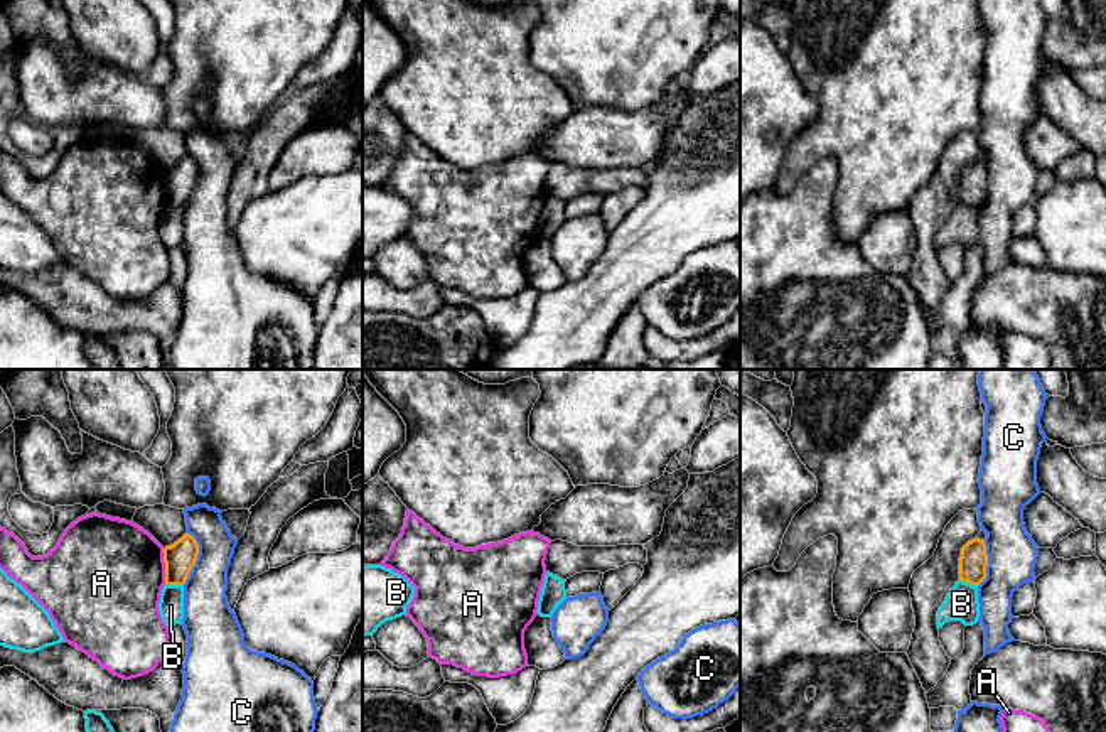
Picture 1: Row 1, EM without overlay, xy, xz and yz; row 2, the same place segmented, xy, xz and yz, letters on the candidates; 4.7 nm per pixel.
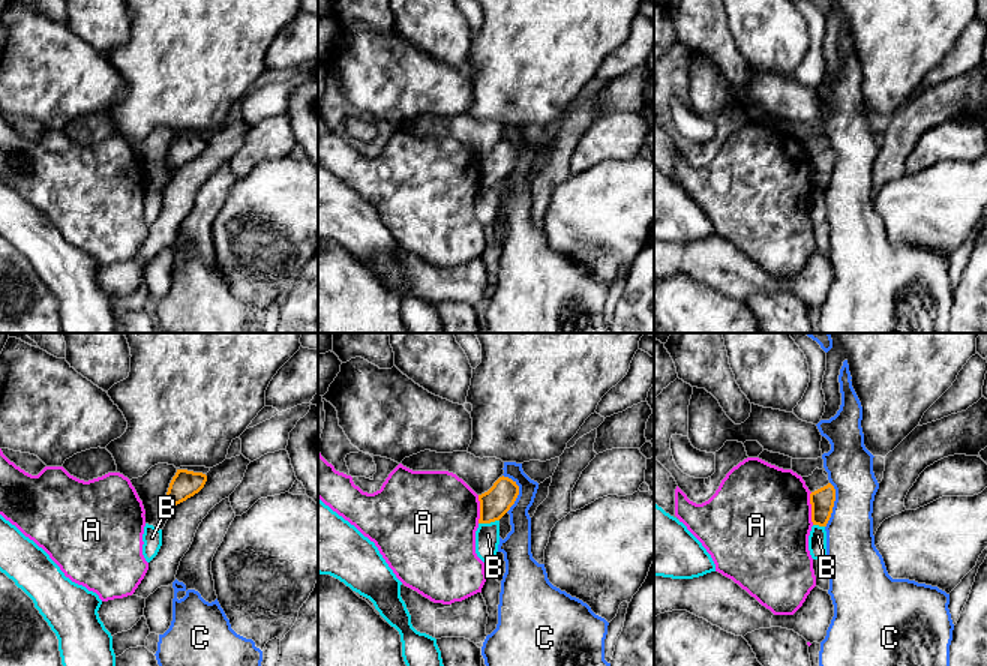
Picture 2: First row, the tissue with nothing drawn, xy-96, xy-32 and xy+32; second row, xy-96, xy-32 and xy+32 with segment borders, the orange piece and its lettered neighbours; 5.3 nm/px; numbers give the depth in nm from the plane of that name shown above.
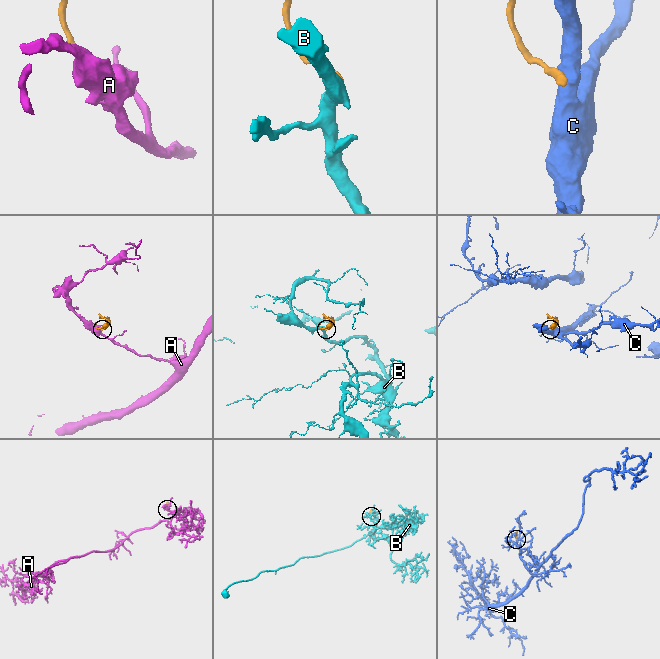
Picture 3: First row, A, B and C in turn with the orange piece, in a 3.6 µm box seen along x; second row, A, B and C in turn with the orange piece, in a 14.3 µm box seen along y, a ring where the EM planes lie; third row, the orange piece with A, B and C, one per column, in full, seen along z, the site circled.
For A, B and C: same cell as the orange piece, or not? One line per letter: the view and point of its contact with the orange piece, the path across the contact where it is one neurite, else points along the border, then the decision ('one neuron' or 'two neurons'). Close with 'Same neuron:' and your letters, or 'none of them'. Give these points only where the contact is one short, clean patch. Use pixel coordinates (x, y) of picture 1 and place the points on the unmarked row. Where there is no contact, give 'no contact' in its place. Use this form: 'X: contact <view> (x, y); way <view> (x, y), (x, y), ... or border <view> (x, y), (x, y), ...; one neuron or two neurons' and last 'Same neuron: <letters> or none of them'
A: contact xy (166, 189); border xy (162, 171), (166, 206); two neurons
B: contact xy (174, 206); border xy (166, 206), (182, 208); two neurons
C: contact xy (196, 181); border xy (187, 154), (198, 167), (198, 181), (182, 206); two neurons
Same neuron: none of them

